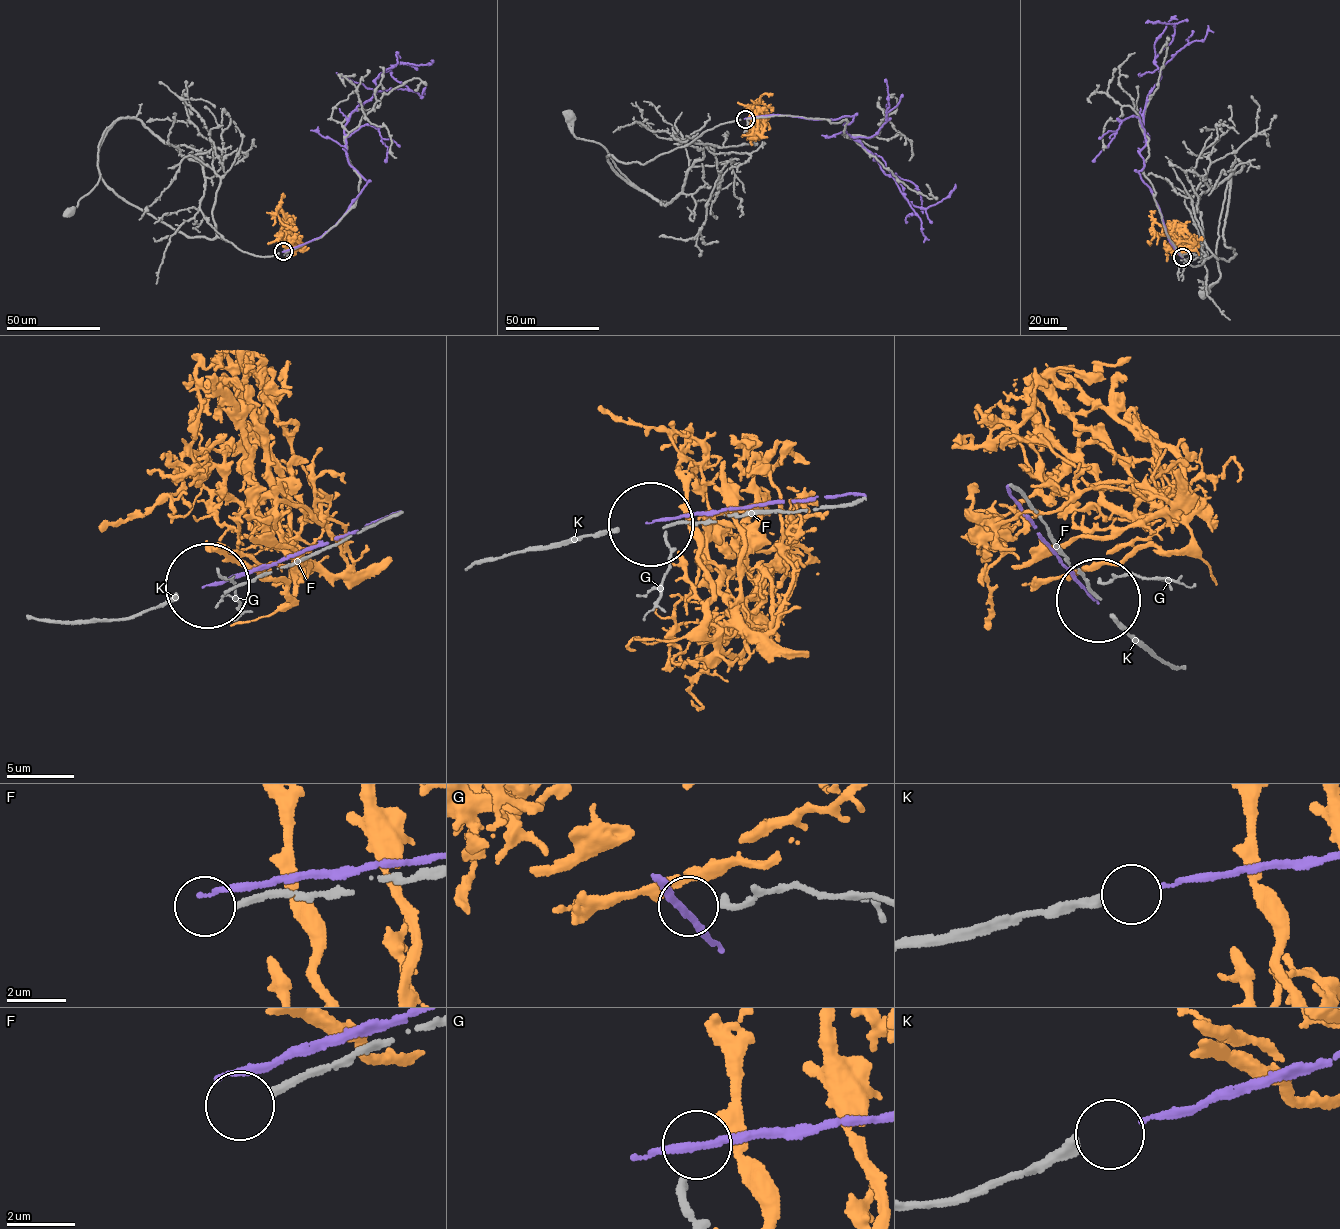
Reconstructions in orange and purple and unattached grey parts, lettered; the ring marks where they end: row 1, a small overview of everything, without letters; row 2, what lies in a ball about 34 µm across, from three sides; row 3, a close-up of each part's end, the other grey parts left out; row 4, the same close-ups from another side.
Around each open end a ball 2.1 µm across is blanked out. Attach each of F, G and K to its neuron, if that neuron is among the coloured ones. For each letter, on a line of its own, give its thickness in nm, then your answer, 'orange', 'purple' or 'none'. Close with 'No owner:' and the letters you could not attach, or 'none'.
F: 240 nm thick; none
G: 240 nm thick; orange
K: 340 nm thick; purple
No owner: F

